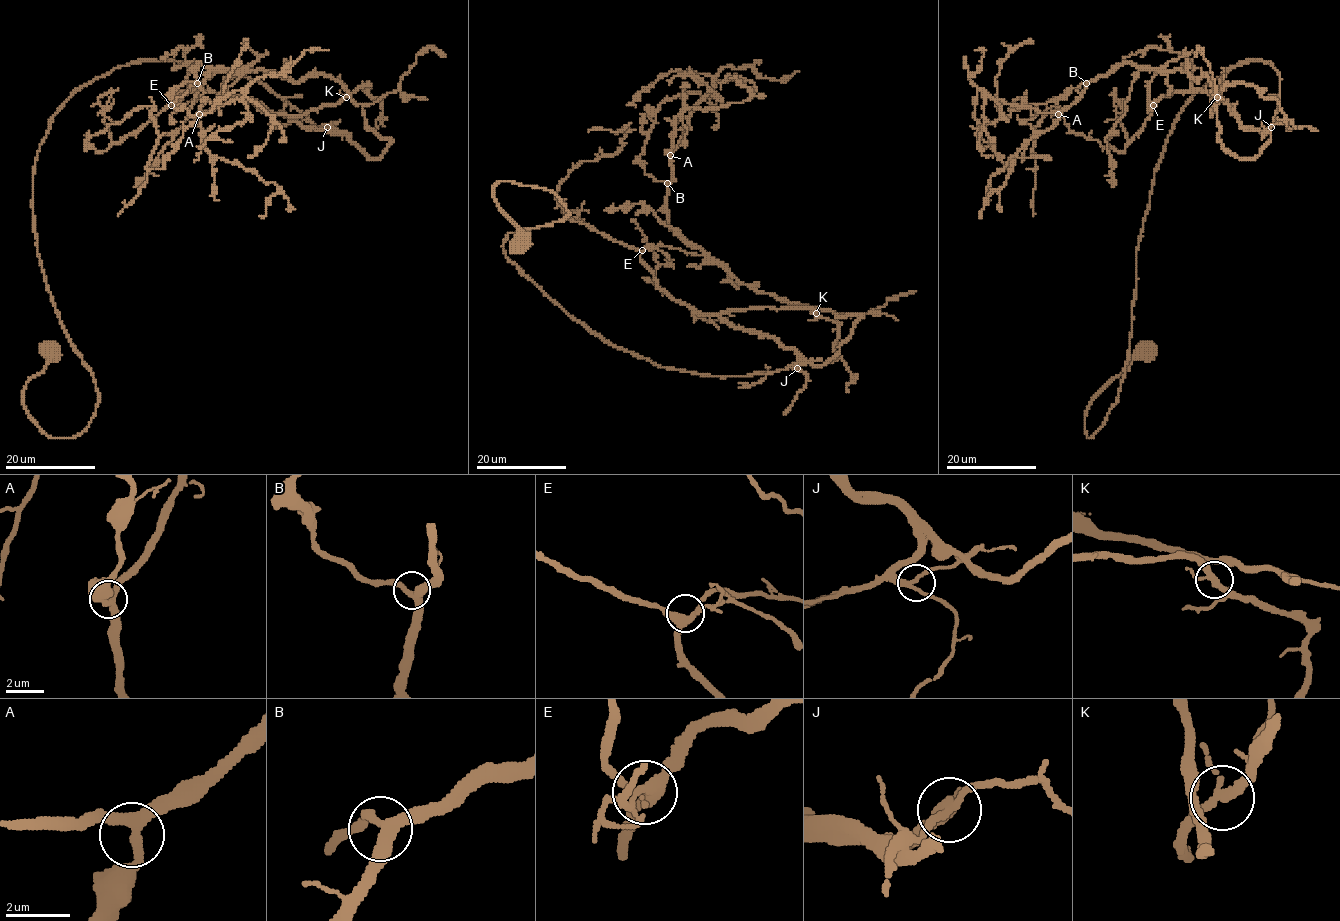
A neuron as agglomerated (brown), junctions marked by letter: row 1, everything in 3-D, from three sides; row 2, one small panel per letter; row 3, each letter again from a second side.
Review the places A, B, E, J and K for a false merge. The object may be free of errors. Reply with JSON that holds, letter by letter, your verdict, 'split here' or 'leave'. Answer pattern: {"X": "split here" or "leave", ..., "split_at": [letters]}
{"A": "leave", "B": "leave", "E": "leave", "J": "leave", "K": "leave", "split_at": []}

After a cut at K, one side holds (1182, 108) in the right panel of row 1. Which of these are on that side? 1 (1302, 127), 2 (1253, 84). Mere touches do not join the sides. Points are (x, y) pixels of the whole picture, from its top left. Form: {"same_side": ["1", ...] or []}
{"same_side": ["1"]}

